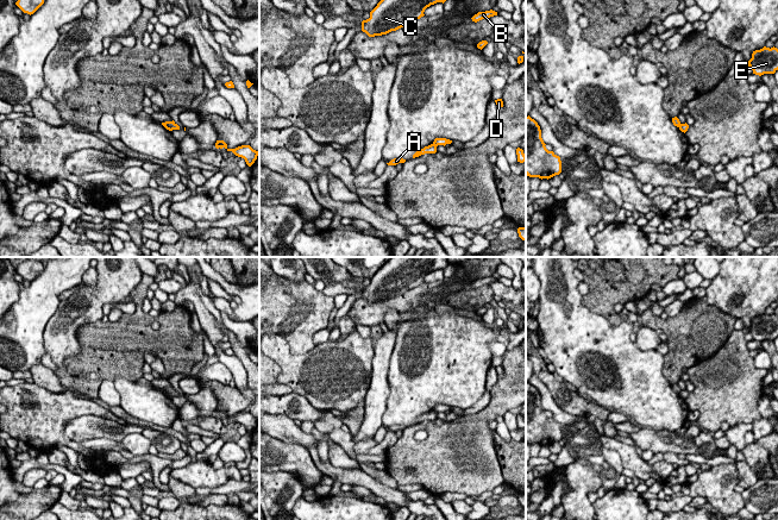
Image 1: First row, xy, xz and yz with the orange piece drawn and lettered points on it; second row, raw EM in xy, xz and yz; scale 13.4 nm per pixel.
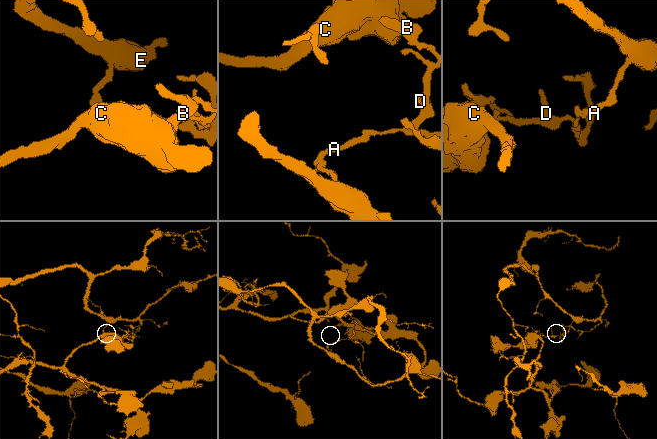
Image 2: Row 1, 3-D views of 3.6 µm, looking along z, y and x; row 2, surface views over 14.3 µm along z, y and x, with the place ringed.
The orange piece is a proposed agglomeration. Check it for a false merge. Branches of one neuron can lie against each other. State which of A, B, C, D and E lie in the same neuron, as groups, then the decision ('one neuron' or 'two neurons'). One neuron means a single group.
A B C E / D | two neurons

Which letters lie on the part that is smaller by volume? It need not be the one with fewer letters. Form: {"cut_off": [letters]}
{"cut_off": ["D"]}

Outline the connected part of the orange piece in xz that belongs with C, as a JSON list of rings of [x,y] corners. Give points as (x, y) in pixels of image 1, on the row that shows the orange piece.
[[[381,0],[370,12],[370,18],[362,21],[362,31],[369,37],[387,35],[423,17],[425,10],[431,5],[437,2],[444,4],[445,1],[446,0]]]

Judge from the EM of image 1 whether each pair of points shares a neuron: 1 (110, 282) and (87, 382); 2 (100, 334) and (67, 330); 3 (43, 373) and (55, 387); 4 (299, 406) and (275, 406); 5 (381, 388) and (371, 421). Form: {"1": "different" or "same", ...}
{"1": "different", "2": "different", "3": "same", "4": "same", "5": "same"}

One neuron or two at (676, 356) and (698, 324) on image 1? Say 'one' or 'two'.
one

